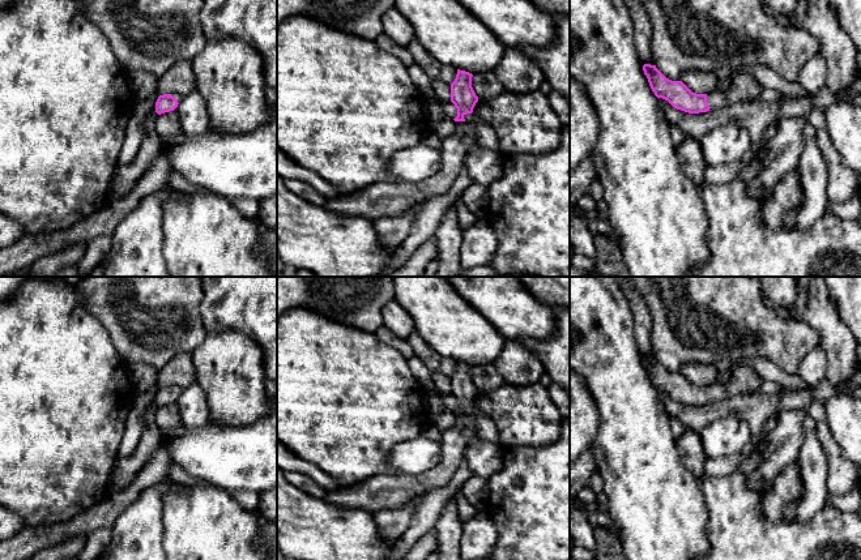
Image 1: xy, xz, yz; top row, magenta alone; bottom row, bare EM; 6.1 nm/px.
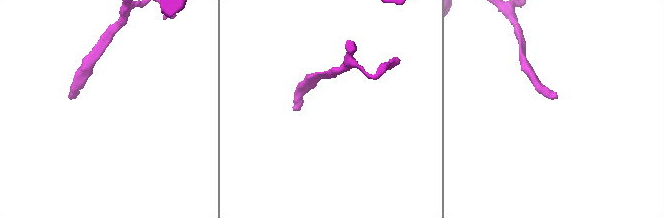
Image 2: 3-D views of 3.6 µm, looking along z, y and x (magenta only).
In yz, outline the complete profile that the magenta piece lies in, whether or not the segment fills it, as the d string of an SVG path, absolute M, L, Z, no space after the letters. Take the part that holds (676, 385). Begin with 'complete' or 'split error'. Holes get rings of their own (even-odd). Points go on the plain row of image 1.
split error; M644 356L644 367L657 390L668 393L674 401L699 406L728 399L739 394L755 394L764 380L749 366L736 366L732 377L724 384L692 385L682 373L666 371L656 358Z

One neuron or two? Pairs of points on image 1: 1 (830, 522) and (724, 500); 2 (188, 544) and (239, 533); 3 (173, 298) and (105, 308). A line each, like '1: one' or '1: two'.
1: one
2: one
3: one

